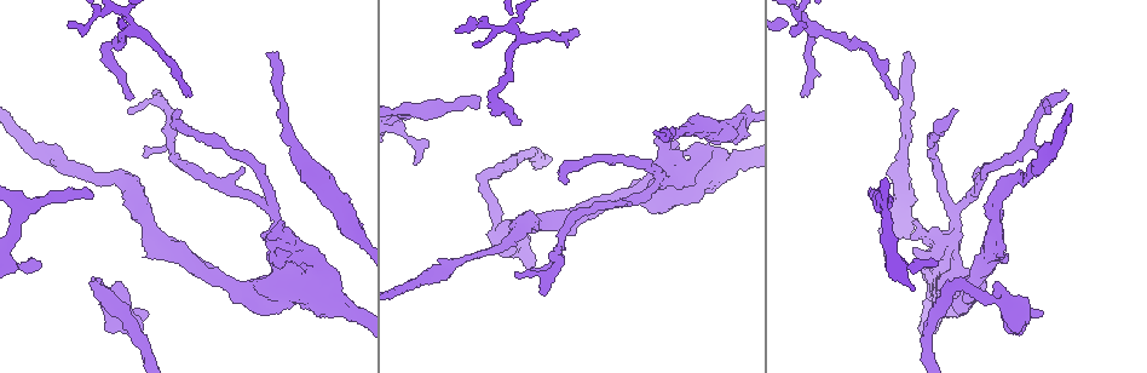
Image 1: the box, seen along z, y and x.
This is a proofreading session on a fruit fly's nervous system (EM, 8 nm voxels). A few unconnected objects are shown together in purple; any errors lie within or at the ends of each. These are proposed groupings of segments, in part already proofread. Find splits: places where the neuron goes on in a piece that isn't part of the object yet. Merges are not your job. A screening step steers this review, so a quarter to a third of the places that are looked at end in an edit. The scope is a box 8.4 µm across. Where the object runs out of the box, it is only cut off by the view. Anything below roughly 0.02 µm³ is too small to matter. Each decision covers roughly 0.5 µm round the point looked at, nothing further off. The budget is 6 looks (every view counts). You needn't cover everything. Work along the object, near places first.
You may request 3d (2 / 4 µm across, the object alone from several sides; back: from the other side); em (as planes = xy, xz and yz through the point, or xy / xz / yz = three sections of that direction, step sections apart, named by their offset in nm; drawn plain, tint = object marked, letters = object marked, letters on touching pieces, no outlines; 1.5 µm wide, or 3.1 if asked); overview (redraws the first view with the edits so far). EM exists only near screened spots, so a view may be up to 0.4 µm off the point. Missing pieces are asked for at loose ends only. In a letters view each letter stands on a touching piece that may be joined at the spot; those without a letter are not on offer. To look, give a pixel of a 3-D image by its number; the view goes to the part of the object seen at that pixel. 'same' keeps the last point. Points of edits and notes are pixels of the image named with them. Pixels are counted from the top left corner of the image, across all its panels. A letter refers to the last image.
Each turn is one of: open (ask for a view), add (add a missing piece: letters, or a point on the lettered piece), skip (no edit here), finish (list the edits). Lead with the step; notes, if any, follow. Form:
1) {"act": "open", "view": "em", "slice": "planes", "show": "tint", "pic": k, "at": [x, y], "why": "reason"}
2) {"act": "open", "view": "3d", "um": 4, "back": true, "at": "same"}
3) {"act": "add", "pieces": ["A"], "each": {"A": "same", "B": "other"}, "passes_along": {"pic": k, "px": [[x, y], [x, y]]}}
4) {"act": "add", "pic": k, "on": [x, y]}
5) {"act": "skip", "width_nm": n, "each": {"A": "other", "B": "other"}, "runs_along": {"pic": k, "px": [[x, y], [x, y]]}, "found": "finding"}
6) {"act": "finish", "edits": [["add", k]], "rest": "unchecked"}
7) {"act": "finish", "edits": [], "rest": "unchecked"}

{"act": "open", "view": "em", "slice": "planes", "show": "letters", "pic": 1, "at": [178, 112], "why": "end of a long branch"}

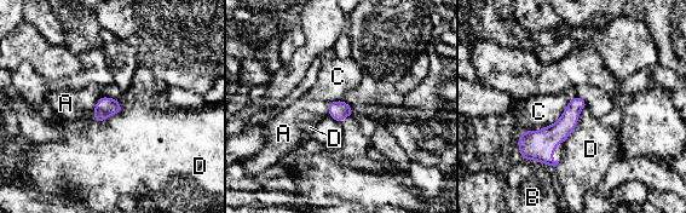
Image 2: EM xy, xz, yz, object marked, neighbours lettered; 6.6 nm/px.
{"act": "skip", "each": {"A": "other", "B": "other", "C": "other", "D": "other"}, "border": {"pic": 2, "px": [[586, 107], [563, 144]]}, "found": "no lettered piece goes on from it"}

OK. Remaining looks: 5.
{"act": "open", "view": "3d", "um": 4, "back": true, "pic": 1, "at": [88, 195], "why": "branch stops here"}

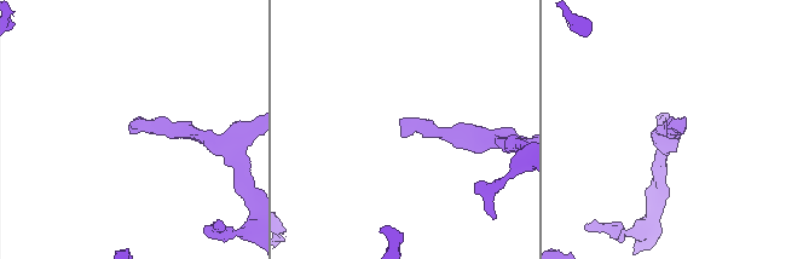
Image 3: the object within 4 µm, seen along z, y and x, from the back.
{"act": "open", "view": "em", "slice": "planes", "show": "letters", "pic": 3, "at": [133, 126]}

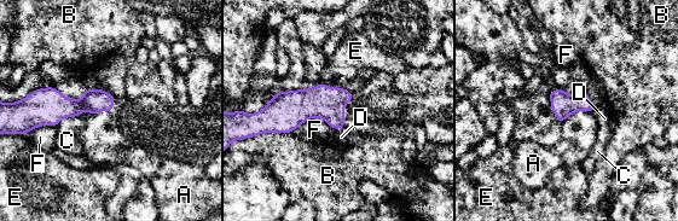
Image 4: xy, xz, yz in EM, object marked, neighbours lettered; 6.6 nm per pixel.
{"act": "skip", "each": {"A": "other", "B": "other", "C": "other", "D": "other", "E": "other", "F": "other"}, "border": {"pic": 4, "px": [[591, 111], [574, 111], [561, 122]]}, "found": "no lettered piece goes on from it"}

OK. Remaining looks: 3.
{"act": "finish", "edits": [], "rest": "unchecked"}

